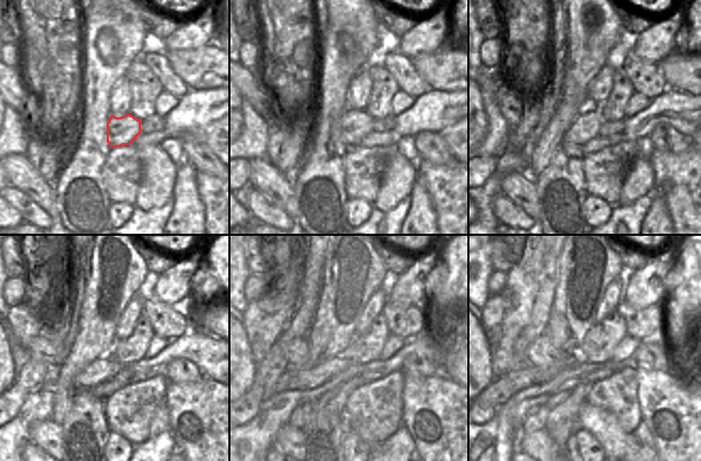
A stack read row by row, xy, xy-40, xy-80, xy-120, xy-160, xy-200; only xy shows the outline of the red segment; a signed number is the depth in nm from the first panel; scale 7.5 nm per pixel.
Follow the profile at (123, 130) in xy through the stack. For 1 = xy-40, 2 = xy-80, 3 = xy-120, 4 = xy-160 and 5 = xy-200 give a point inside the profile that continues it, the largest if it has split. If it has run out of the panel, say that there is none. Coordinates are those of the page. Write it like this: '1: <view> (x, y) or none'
1: xy-40 (354, 125)
2: xy-80 (587, 125)
3: xy-120 (104, 368)
4: xy-160 (295, 378)
5: xy-200 (497, 393)

